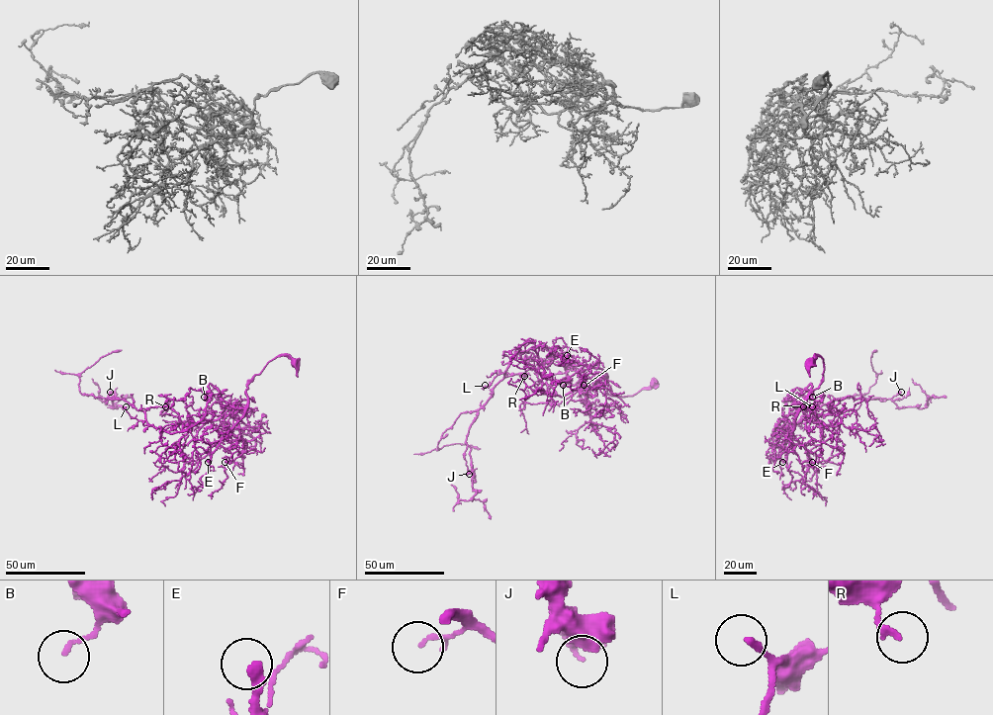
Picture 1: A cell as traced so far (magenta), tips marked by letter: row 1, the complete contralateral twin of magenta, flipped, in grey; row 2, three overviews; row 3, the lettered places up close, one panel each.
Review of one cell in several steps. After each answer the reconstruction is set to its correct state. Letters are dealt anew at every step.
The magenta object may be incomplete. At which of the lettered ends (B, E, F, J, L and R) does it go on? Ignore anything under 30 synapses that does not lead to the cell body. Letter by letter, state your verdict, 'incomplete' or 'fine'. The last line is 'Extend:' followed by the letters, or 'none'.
B: fine
E: incomplete
F: fine
J: fine
L: fine
R: fine
Extend: E

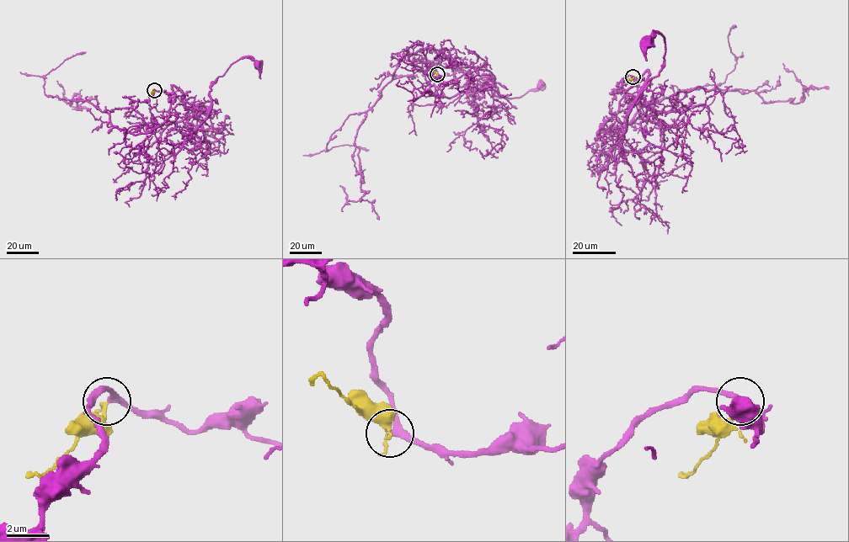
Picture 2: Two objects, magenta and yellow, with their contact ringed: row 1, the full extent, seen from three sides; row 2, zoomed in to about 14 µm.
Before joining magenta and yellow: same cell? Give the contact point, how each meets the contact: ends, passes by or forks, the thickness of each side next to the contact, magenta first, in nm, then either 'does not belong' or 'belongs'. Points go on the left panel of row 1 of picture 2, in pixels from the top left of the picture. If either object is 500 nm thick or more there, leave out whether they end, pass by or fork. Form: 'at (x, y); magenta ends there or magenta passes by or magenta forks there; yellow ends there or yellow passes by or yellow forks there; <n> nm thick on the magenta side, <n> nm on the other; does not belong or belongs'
at (154, 90); magenta passes by; yellow passes by; 240 nm thick on the magenta side, 130 nm on the other; belongs

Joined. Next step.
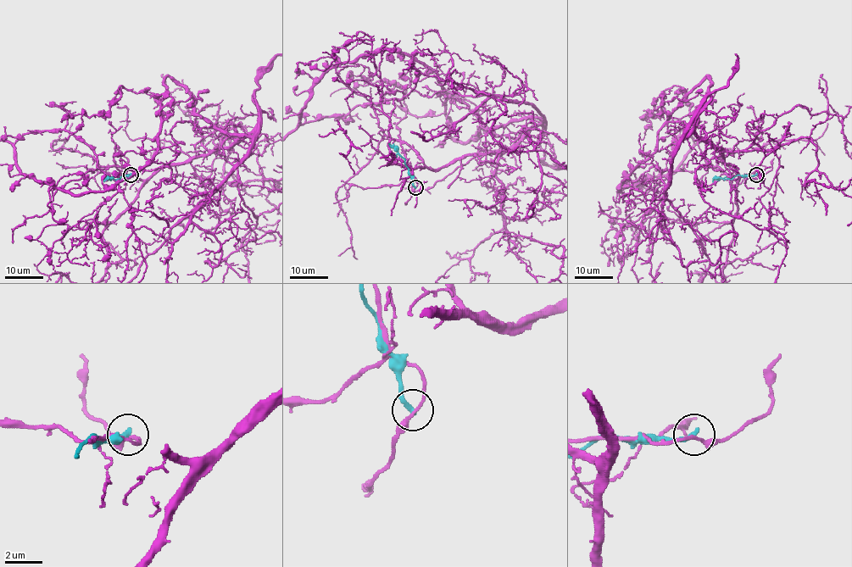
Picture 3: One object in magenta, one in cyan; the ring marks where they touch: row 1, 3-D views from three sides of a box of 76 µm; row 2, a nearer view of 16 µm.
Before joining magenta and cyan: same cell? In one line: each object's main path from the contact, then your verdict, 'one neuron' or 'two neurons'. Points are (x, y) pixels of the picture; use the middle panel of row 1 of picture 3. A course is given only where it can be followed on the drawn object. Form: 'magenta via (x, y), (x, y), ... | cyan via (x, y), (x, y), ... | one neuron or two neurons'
cyan via (415, 186), (405, 160), (388, 144) | two neurons

